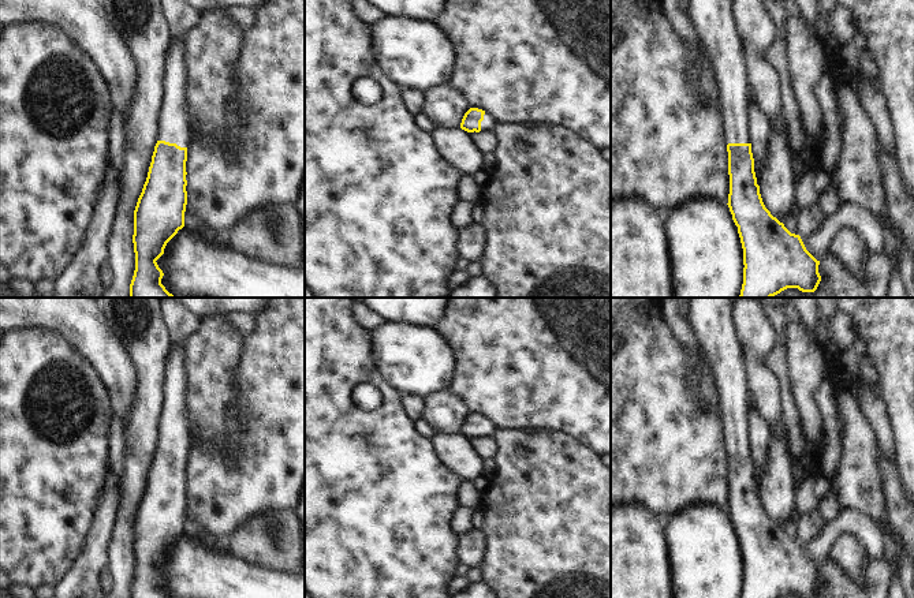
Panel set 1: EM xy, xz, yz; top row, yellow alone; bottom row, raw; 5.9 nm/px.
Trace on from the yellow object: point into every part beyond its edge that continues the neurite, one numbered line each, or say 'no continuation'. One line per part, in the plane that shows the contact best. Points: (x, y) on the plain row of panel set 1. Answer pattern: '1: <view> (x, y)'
1: xy (174, 432)

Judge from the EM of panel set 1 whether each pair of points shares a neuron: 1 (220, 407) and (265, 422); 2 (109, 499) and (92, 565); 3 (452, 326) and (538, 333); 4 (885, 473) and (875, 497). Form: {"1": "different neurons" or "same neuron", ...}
{"1": "different neurons", "2": "same neuron", "3": "same neuron", "4": "different neurons"}

